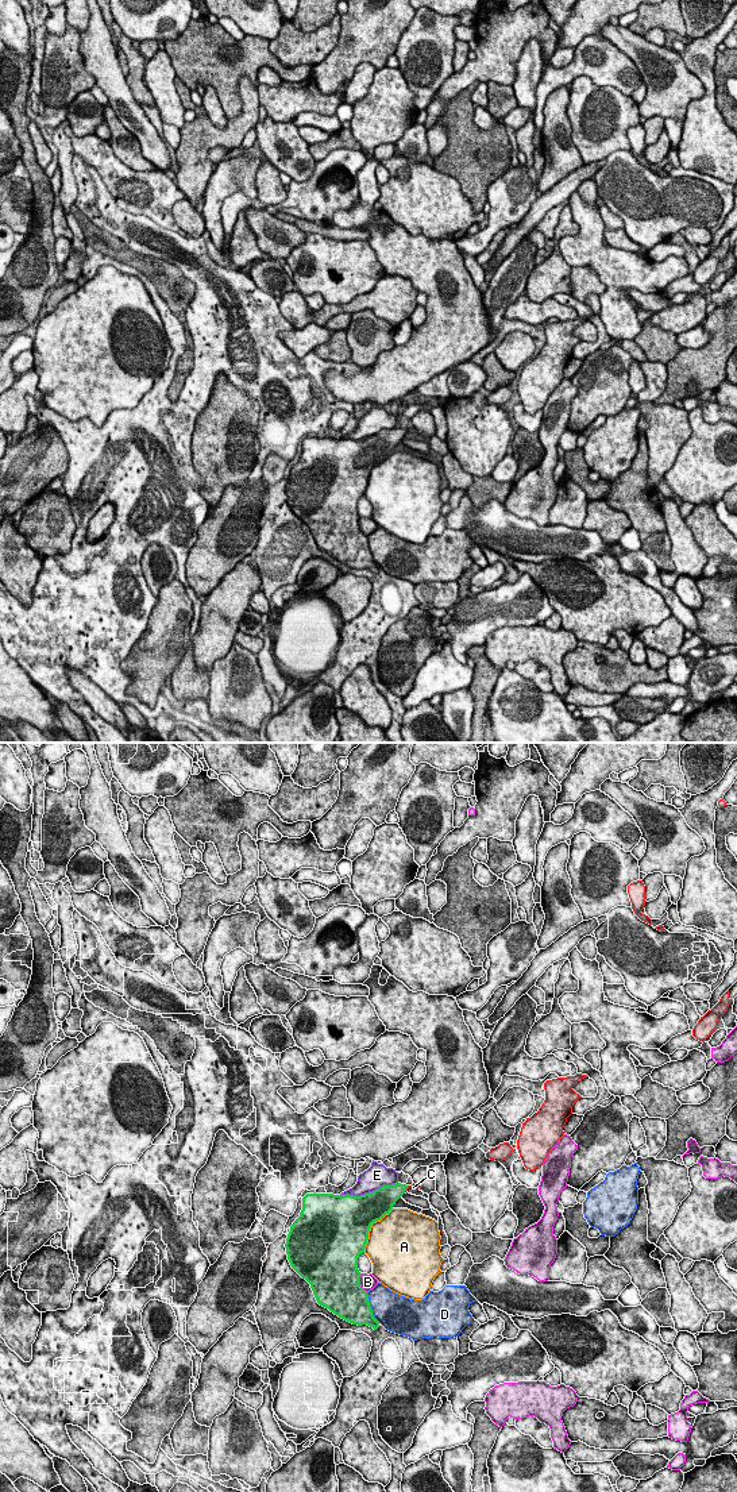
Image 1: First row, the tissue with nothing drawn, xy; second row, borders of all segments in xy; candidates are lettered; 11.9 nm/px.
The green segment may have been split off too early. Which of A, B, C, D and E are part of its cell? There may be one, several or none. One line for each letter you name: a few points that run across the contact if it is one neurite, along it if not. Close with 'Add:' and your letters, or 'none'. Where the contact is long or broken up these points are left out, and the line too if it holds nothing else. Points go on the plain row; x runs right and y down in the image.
C: line xy (388, 439), (406, 431), (413, 431)
Add: C

